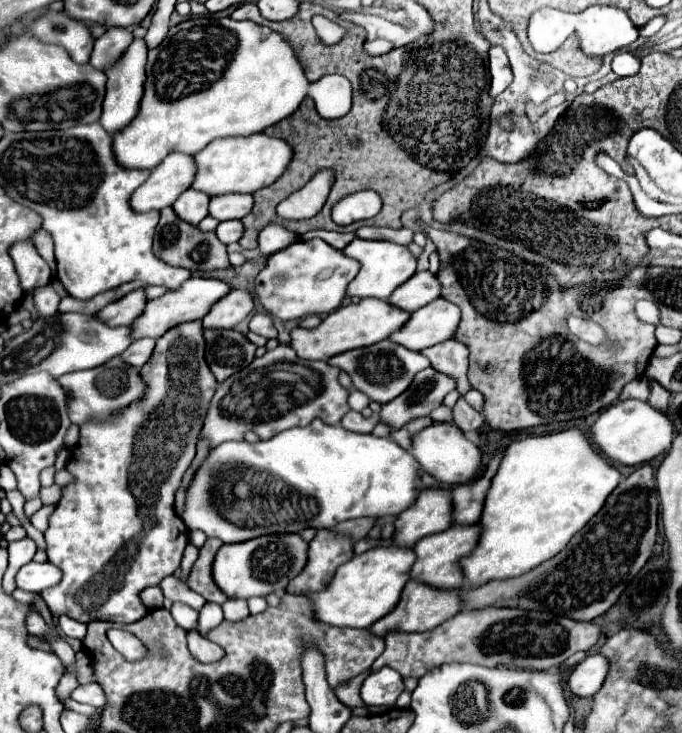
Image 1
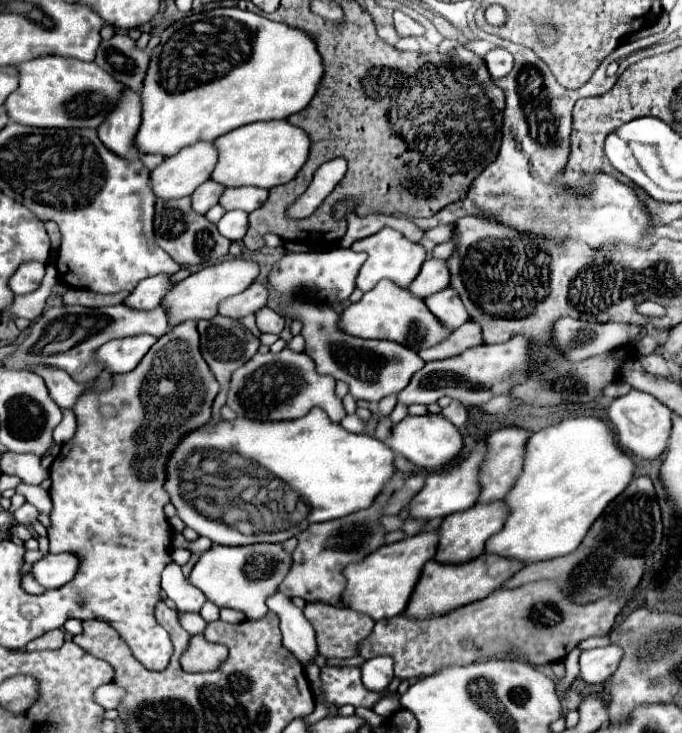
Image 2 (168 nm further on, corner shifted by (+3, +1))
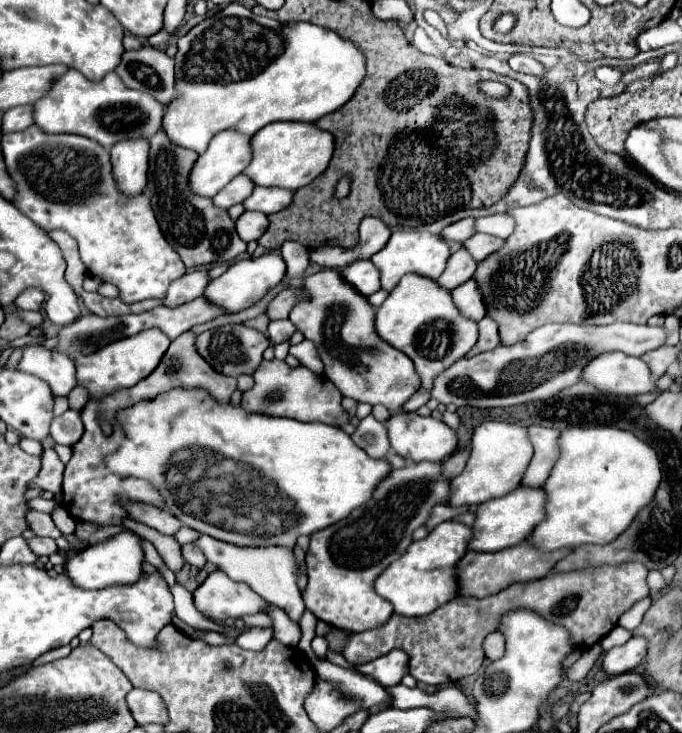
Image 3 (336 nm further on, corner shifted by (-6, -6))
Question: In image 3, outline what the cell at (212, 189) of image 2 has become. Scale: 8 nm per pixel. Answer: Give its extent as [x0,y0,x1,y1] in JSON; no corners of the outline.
[212,175,254,207]

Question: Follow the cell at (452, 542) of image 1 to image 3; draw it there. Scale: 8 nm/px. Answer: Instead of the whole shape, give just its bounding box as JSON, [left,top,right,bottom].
[470,485,546,551]

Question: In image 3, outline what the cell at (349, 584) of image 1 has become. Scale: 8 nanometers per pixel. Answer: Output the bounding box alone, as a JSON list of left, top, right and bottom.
[376,521,472,617]

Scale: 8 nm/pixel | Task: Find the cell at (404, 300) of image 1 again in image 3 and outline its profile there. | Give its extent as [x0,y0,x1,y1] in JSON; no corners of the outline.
[438,247,478,289]

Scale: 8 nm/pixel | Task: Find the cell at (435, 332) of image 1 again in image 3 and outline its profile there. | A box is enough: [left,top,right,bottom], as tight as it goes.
[452,279,486,321]

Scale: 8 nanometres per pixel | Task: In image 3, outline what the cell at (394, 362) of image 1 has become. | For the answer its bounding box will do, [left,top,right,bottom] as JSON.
[290,269,420,415]

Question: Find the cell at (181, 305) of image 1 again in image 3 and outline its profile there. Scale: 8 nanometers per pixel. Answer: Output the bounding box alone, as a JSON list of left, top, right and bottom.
[204,251,286,313]

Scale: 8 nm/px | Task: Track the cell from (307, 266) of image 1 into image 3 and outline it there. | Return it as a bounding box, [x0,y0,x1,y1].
[342,259,380,297]

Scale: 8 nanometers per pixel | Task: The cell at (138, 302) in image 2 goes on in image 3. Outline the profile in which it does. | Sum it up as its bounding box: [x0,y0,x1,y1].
[164,269,210,307]

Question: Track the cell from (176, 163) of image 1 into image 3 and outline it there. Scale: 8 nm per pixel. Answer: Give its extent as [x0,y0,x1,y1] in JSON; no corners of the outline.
[190,129,252,197]

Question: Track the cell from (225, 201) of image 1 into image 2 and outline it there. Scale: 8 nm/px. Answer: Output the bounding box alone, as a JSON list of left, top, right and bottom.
[219,188,267,212]

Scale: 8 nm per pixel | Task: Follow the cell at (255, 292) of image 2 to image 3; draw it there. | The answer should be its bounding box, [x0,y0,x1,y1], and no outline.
[266,287,306,319]

